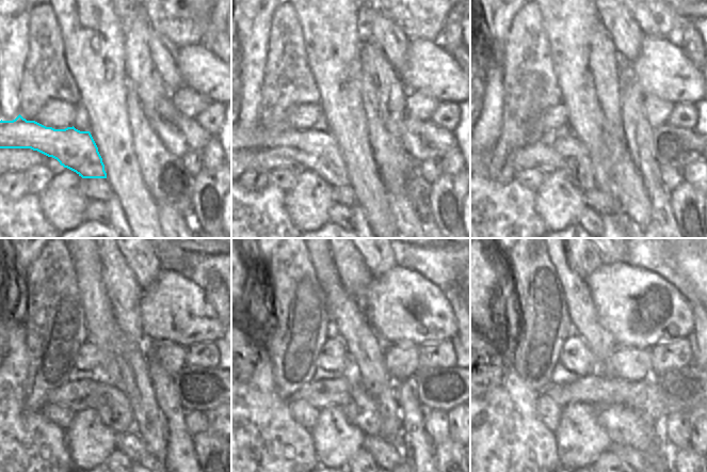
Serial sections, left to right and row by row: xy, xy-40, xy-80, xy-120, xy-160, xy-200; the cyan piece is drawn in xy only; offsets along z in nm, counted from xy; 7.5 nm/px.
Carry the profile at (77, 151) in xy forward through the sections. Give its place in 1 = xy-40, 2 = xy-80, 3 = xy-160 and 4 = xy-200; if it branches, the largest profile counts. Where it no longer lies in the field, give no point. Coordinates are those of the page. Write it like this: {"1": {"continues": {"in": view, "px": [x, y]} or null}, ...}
{"1": {"continues": {"in": "xy-40", "px": [319, 151]}}, "2": {"continues": {"in": "xy-80", "px": [578, 166]}}, "3": {"continues": {"in": "xy-160", "px": [359, 409]}}, "4": {"continues": {"in": "xy-200", "px": [625, 426]}}}

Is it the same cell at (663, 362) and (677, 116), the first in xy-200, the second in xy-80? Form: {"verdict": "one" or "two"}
{"verdict": "one"}

